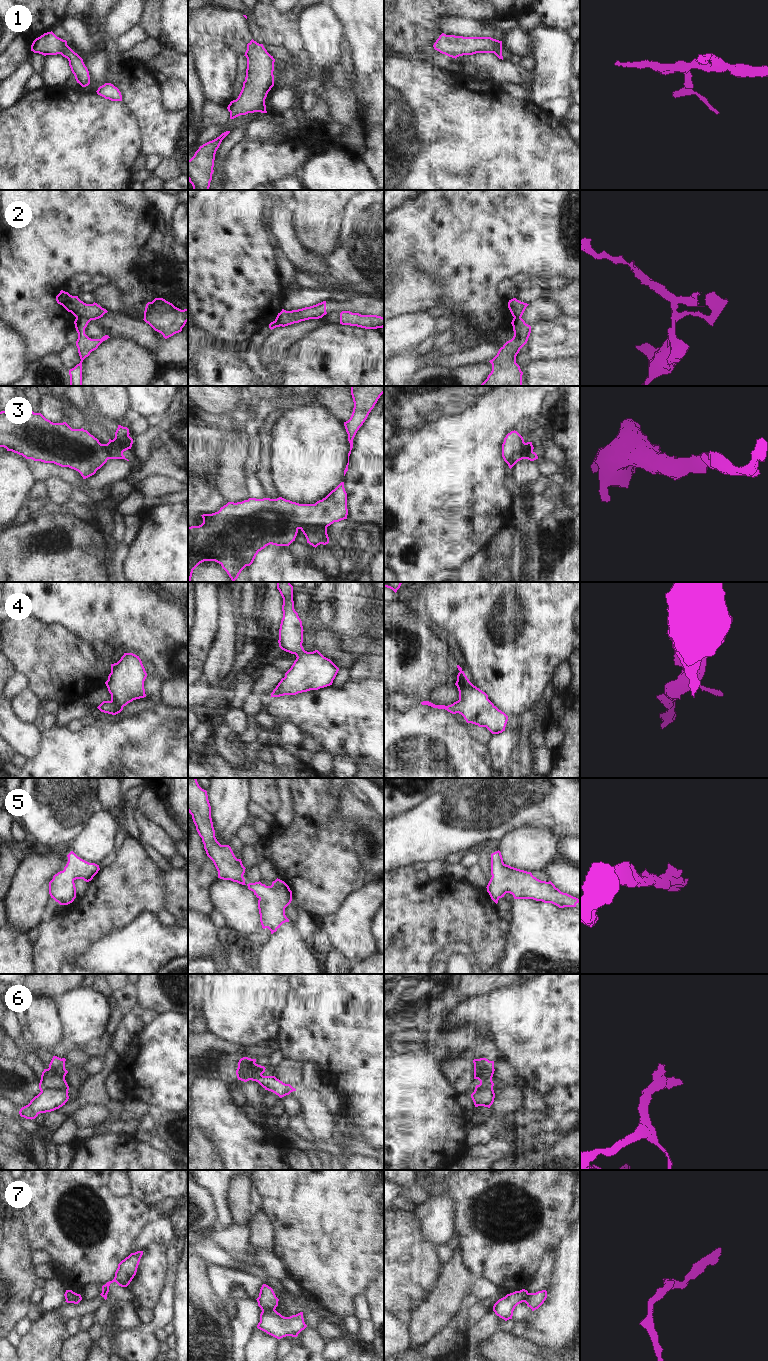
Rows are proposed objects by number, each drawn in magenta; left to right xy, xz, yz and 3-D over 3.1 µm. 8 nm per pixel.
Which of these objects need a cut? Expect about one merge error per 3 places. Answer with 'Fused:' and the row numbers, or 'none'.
Fused: 1, 2, 6, 7

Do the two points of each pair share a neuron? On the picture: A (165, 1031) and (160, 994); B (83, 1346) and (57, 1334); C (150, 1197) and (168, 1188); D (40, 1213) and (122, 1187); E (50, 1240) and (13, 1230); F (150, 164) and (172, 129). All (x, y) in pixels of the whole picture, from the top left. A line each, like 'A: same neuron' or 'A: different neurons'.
A: different neurons
B: different neurons
C: same neuron
D: different neurons
E: different neurons
F: different neurons

